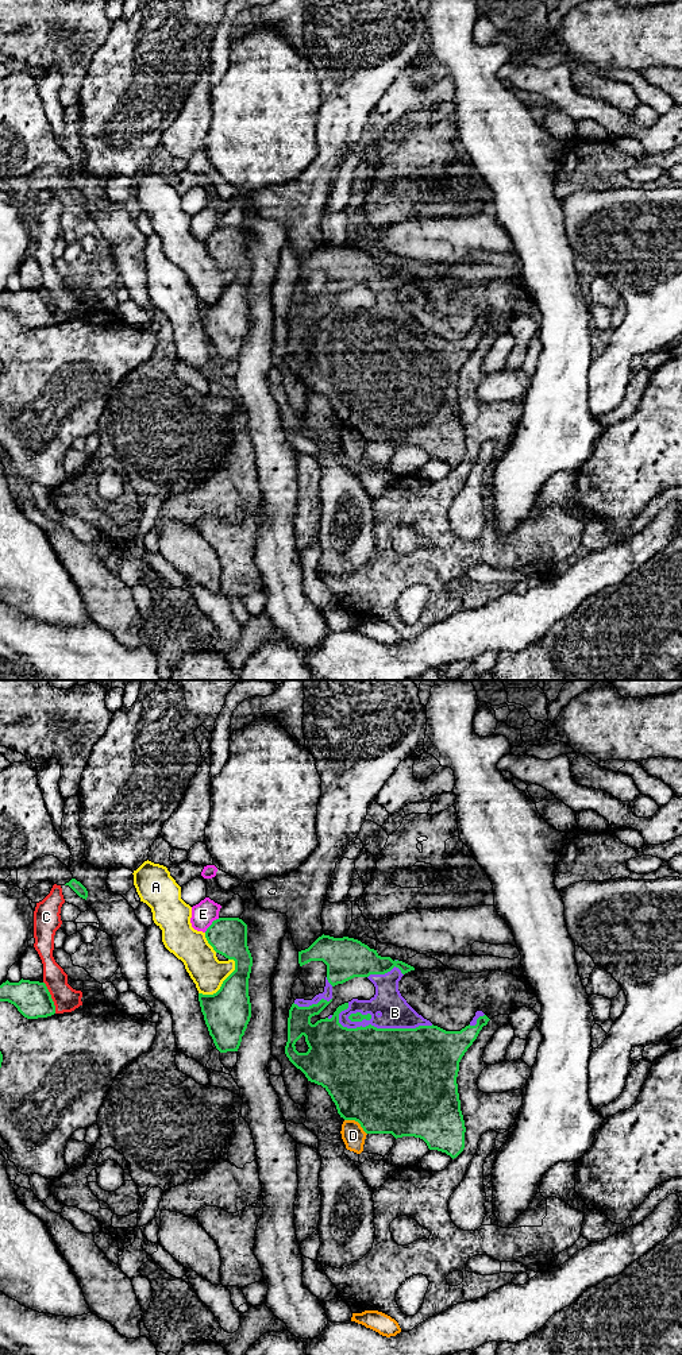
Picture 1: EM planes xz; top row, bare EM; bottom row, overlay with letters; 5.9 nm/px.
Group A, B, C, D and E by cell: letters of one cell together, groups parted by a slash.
A / B / C / D / E

